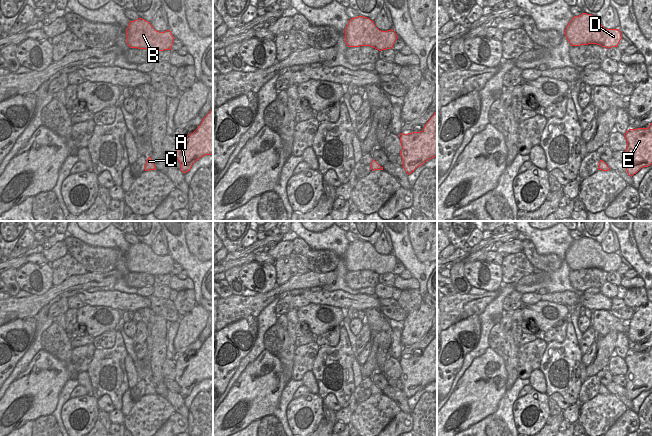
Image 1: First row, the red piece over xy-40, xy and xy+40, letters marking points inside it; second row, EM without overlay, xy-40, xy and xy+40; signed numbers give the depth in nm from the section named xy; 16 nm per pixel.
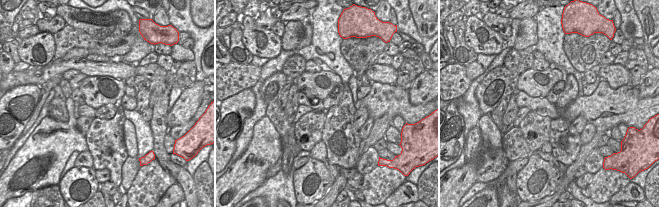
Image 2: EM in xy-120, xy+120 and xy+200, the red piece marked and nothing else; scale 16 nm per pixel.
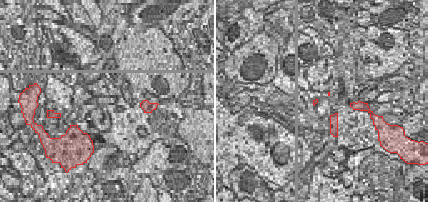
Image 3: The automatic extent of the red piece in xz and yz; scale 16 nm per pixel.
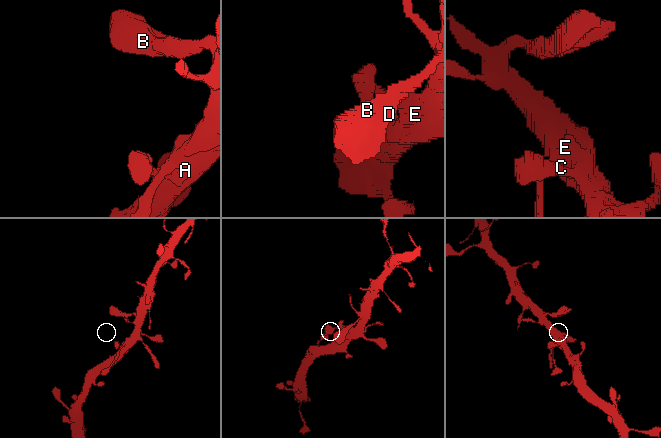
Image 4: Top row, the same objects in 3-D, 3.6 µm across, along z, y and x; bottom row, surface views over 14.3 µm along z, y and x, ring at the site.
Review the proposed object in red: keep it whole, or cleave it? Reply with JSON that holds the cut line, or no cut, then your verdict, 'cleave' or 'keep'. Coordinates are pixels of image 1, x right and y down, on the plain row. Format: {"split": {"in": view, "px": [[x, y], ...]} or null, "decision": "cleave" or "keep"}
{"split": null, "decision": "keep"}

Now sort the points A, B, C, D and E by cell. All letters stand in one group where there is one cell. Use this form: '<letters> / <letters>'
A B C D E

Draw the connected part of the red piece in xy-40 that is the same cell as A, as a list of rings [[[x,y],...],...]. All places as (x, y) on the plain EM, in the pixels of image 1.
[[[213,333],[203,342],[198,352],[187,361],[175,361],[175,381],[183,397],[205,379],[213,379]]]

